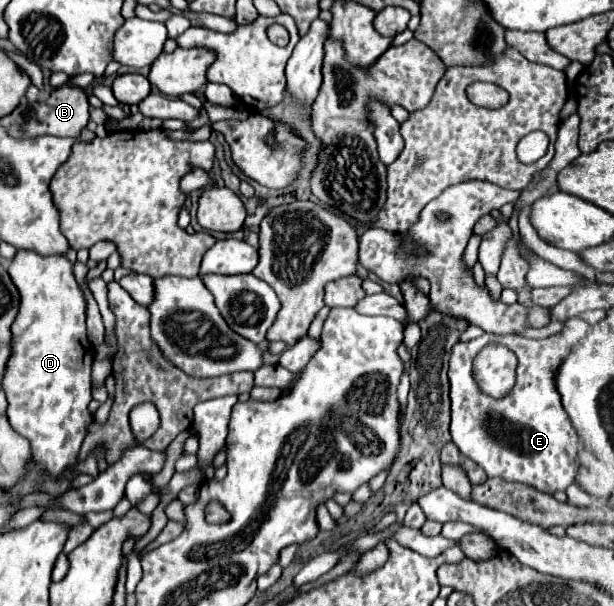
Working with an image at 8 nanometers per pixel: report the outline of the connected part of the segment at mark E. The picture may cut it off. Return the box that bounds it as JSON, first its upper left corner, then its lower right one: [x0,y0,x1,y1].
[448,318,590,494]

